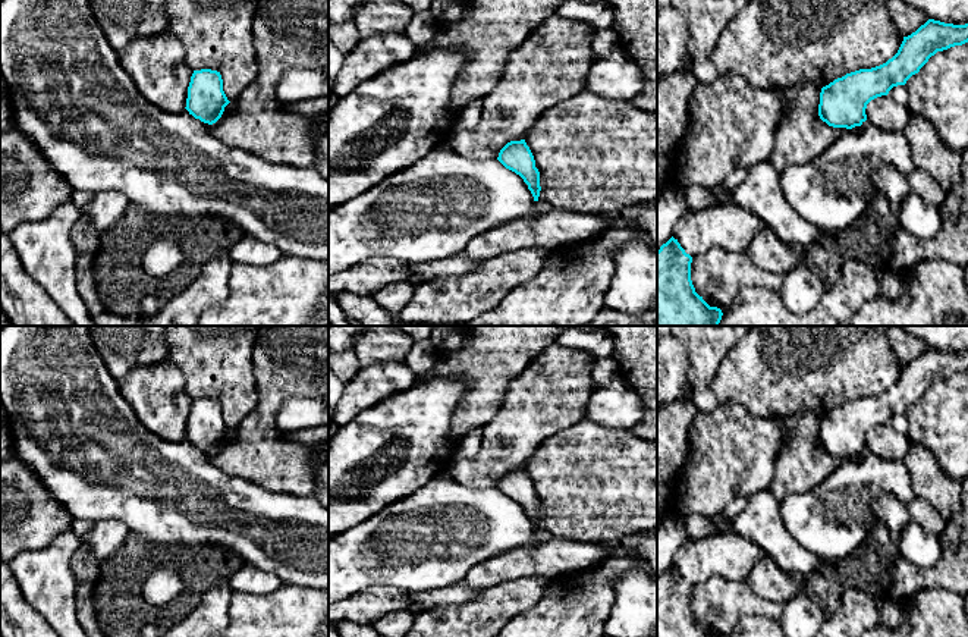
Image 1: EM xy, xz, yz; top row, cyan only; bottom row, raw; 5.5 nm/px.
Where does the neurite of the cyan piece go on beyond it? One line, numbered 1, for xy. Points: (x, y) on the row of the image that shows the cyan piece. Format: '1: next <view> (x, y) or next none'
1: next none

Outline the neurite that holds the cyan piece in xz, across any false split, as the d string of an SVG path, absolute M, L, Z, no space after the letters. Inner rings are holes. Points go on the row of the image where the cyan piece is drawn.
M525 139L507 142L499 153L497 160L509 170L519 175L528 185L534 201L540 197L540 172L535 167L534 156Z

